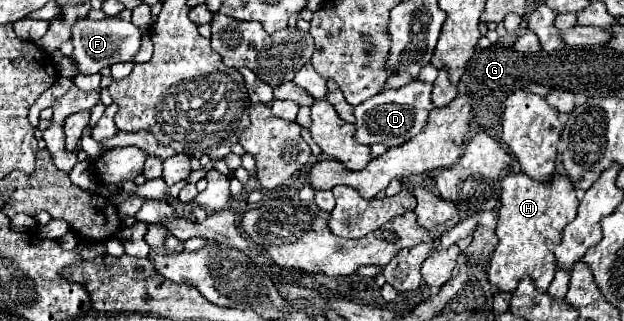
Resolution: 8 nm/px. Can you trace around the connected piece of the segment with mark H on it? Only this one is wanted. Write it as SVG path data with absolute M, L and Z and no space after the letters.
M509 172L501 180L501 208L499 208L499 220L497 220L497 248L489 262L489 282L495 284L501 292L513 292L523 276L529 276L539 292L547 292L553 276L555 276L555 256L553 248L561 242L563 228L577 216L579 200L575 196L575 188L567 176L555 174L549 184L539 184L531 180L527 174L515 174Z

